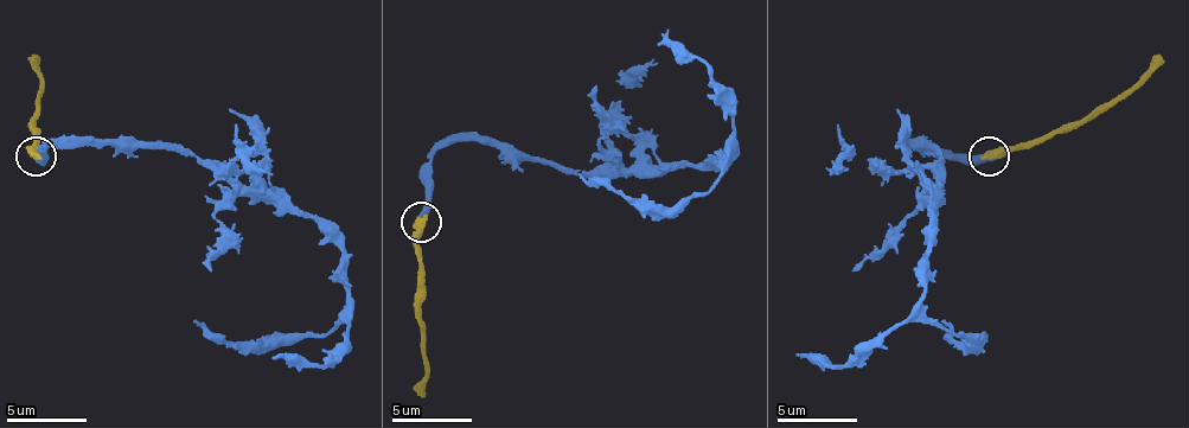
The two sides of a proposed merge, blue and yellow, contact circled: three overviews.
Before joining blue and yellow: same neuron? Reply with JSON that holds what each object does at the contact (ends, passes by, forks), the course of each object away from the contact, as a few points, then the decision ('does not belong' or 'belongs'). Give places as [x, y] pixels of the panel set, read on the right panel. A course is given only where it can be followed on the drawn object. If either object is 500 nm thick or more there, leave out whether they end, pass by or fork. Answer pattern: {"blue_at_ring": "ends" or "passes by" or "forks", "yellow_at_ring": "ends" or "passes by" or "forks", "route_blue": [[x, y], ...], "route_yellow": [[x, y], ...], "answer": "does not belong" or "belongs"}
{"route_blue": [[988, 155], [932, 155], [908, 144], [925, 144], [940, 159], [920, 311], [976, 338], [952, 334], [944, 318]], "route_yellow": [[988, 155], [1031, 147], [1095, 120], [1163, 56]], "answer": "belongs"}

